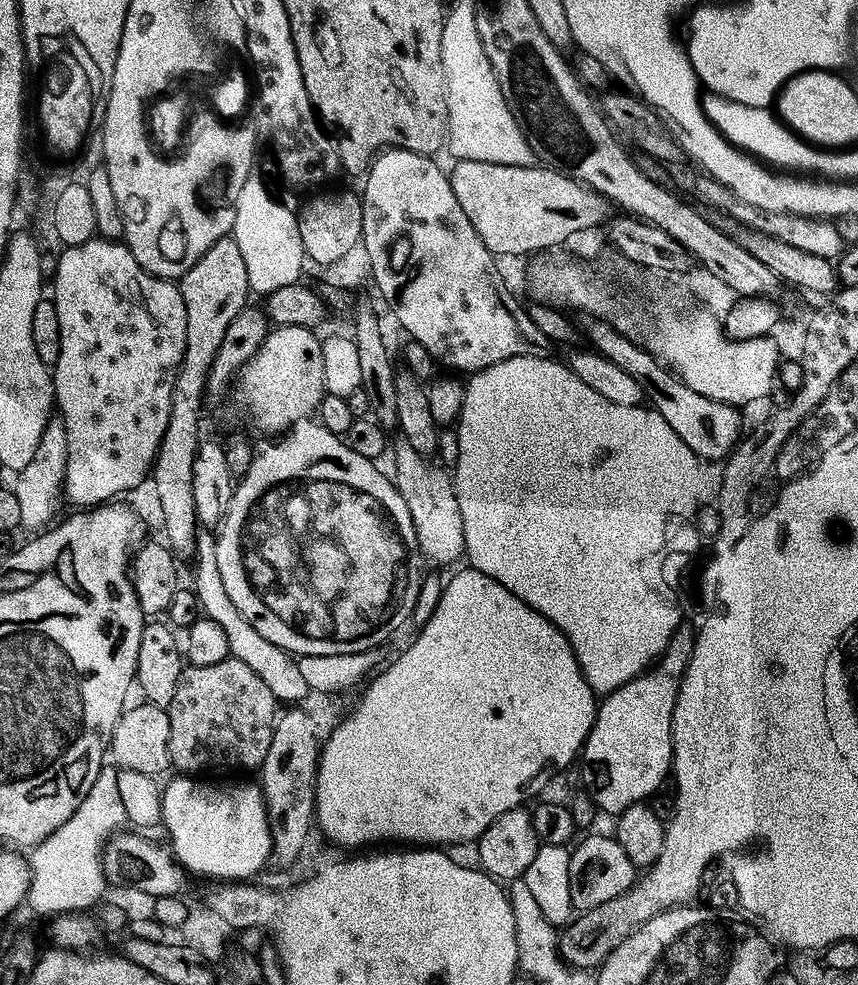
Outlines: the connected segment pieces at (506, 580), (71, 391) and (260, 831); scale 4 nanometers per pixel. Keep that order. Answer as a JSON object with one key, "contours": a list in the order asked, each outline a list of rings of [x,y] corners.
{"contours":[[[[519,356],[518,358],[510,358],[506,362],[498,362],[494,366],[483,368],[481,372],[475,373],[469,379],[472,381],[469,384],[467,382],[466,387],[463,389],[464,401],[461,404],[460,415],[458,417],[460,429],[456,432],[456,472],[454,471],[454,483],[458,498],[458,507],[462,512],[463,533],[465,535],[464,556],[471,567],[476,568],[490,578],[494,578],[502,586],[506,586],[506,590],[510,590],[519,600],[526,602],[534,610],[538,610],[538,614],[542,614],[551,624],[558,626],[558,630],[562,630],[562,634],[568,639],[572,649],[576,651],[576,661],[580,663],[580,668],[584,672],[586,682],[592,687],[597,697],[603,698],[645,671],[663,653],[668,643],[672,640],[672,635],[675,634],[674,626],[682,616],[682,600],[681,597],[678,598],[676,584],[682,572],[689,566],[699,546],[702,546],[700,533],[696,526],[696,511],[699,508],[701,499],[699,496],[700,466],[702,466],[702,460],[692,453],[689,446],[686,446],[686,443],[682,442],[678,434],[667,425],[666,420],[662,418],[662,414],[653,411],[648,406],[615,405],[614,402],[607,401],[601,394],[592,390],[590,386],[586,386],[586,383],[582,382],[581,378],[575,376],[567,363],[555,364],[554,361],[555,359],[547,356]]],[[[93,238],[81,244],[69,244],[63,249],[64,253],[56,260],[56,277],[51,277],[50,299],[58,310],[58,334],[62,334],[62,346],[58,350],[58,362],[51,369],[52,391],[54,404],[58,409],[59,419],[66,426],[66,474],[62,496],[65,501],[76,504],[77,509],[87,510],[93,506],[115,501],[123,492],[136,488],[140,483],[149,479],[152,465],[156,462],[156,454],[160,443],[166,434],[166,426],[170,422],[170,406],[172,391],[180,363],[186,350],[186,306],[182,302],[179,287],[173,281],[161,280],[159,276],[149,276],[141,268],[127,244],[119,240]]],[[[180,774],[162,788],[161,806],[162,806],[162,828],[168,831],[167,843],[170,845],[170,851],[177,864],[184,869],[185,873],[196,876],[209,876],[212,882],[248,882],[253,879],[255,872],[260,872],[264,868],[264,863],[269,863],[272,854],[272,835],[268,830],[268,815],[264,805],[264,794],[260,791],[259,783],[252,784],[211,784],[208,778],[193,778],[188,774]]]]}

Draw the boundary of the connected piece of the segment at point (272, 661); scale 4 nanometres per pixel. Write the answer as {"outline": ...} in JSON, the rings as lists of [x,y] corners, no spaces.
{"outline":[[[199,529],[196,535],[196,550],[194,555],[196,570],[194,572],[194,588],[196,596],[203,608],[201,610],[207,617],[214,619],[222,626],[228,638],[231,657],[246,663],[250,669],[265,682],[274,694],[277,701],[286,704],[296,704],[300,699],[309,697],[309,690],[306,682],[303,681],[302,674],[299,673],[297,659],[291,653],[281,650],[273,643],[267,642],[260,634],[238,612],[234,602],[230,601],[230,596],[222,583],[222,576],[218,569],[218,556],[216,537],[211,529]]]}

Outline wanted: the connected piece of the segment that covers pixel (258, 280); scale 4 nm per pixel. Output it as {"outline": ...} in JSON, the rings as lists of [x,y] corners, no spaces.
{"outline":[[[249,178],[234,197],[236,212],[230,217],[231,239],[242,250],[242,262],[246,262],[248,286],[253,293],[267,294],[290,286],[301,279],[300,271],[306,265],[304,247],[300,237],[300,225],[295,211],[279,204],[268,193],[262,181]]]}

